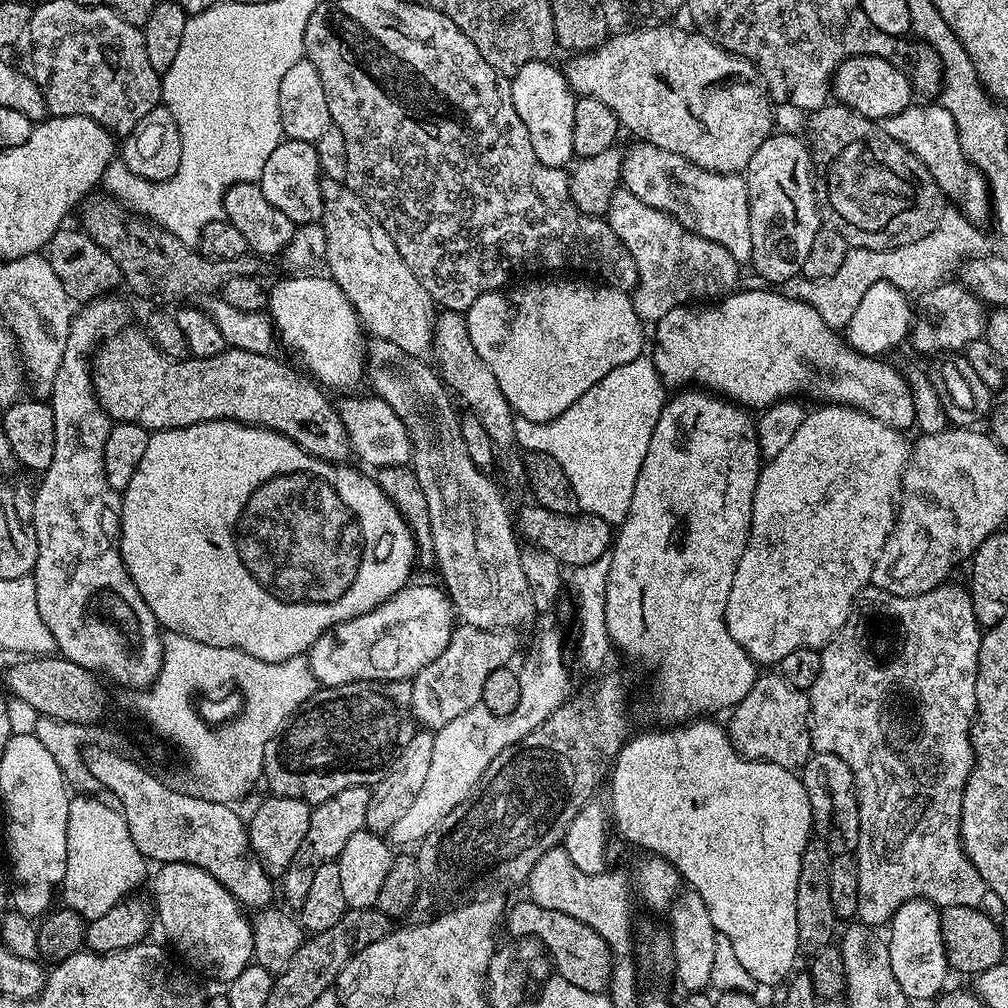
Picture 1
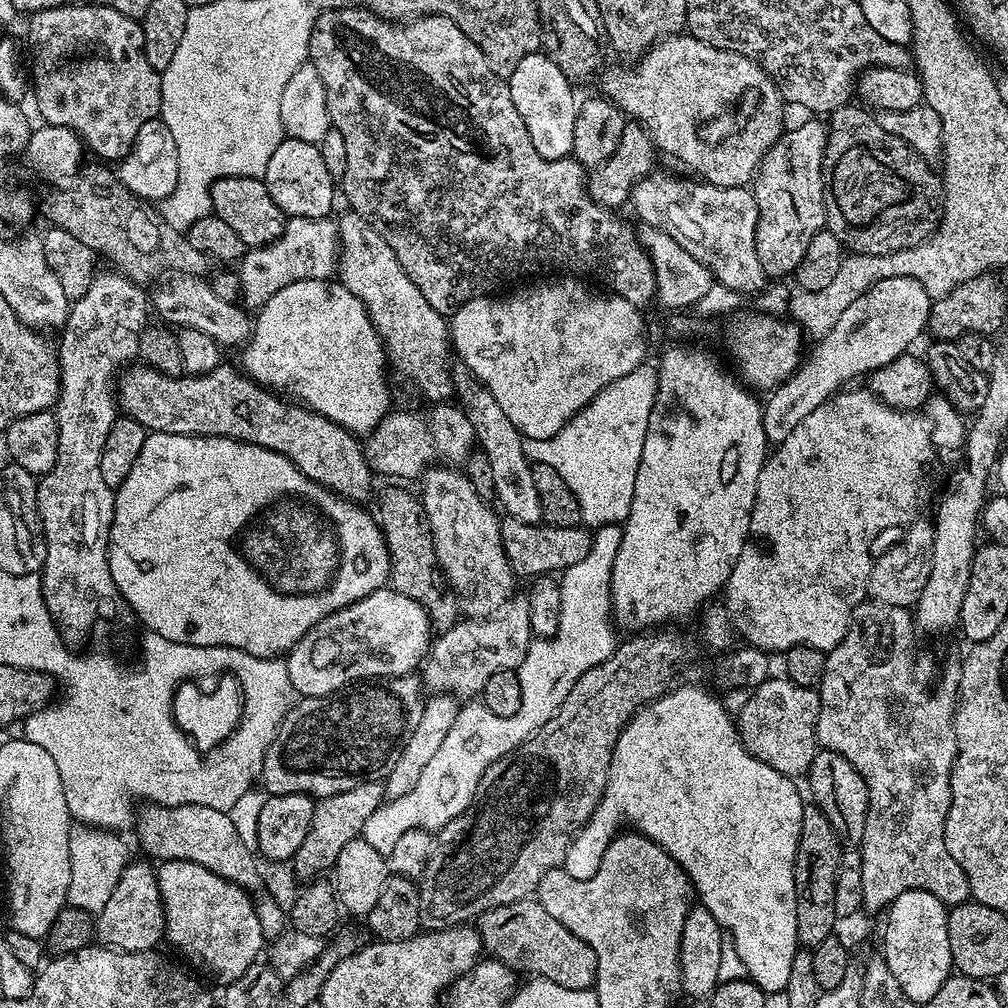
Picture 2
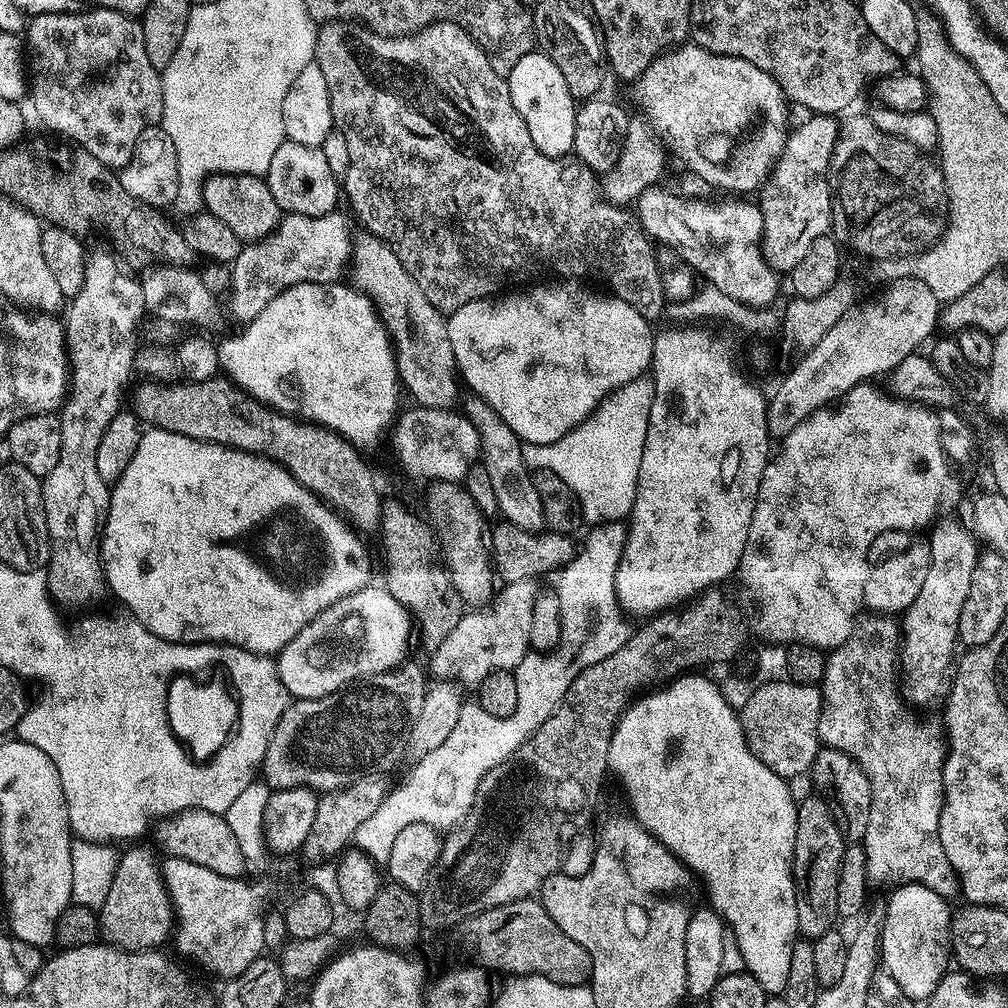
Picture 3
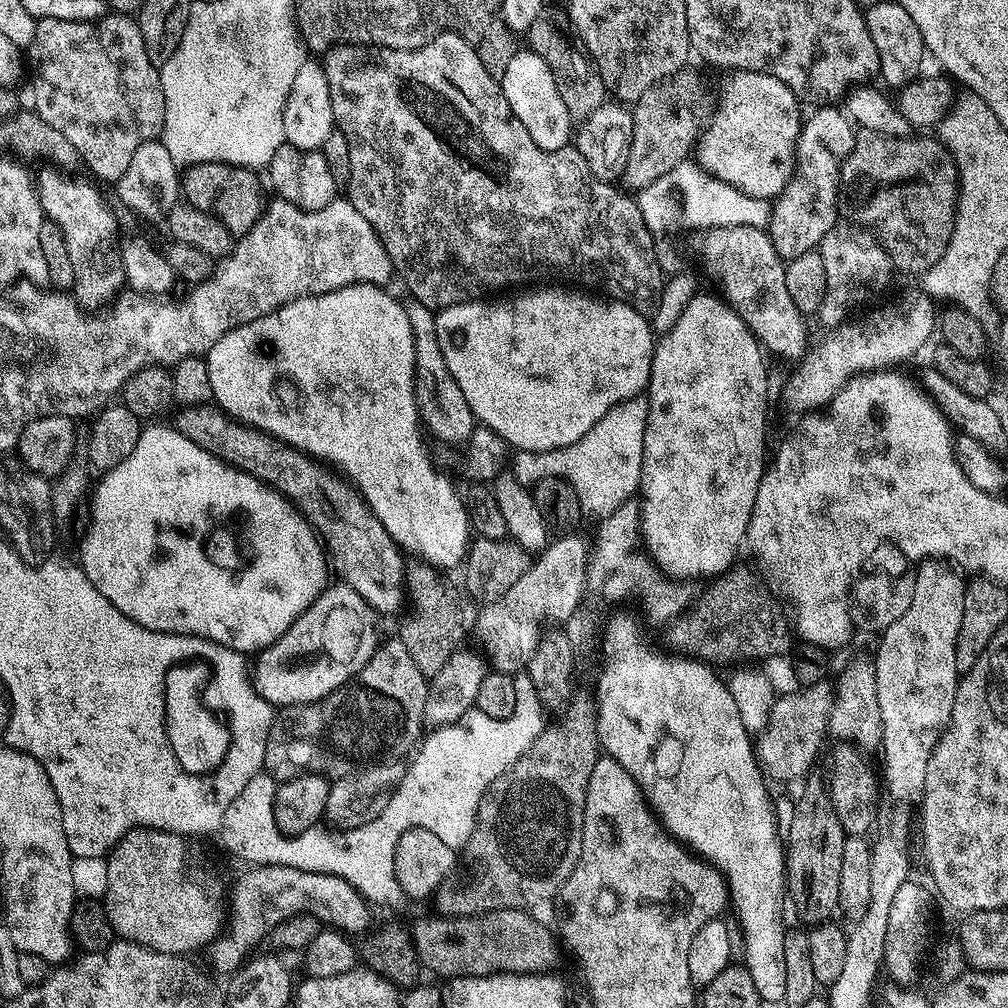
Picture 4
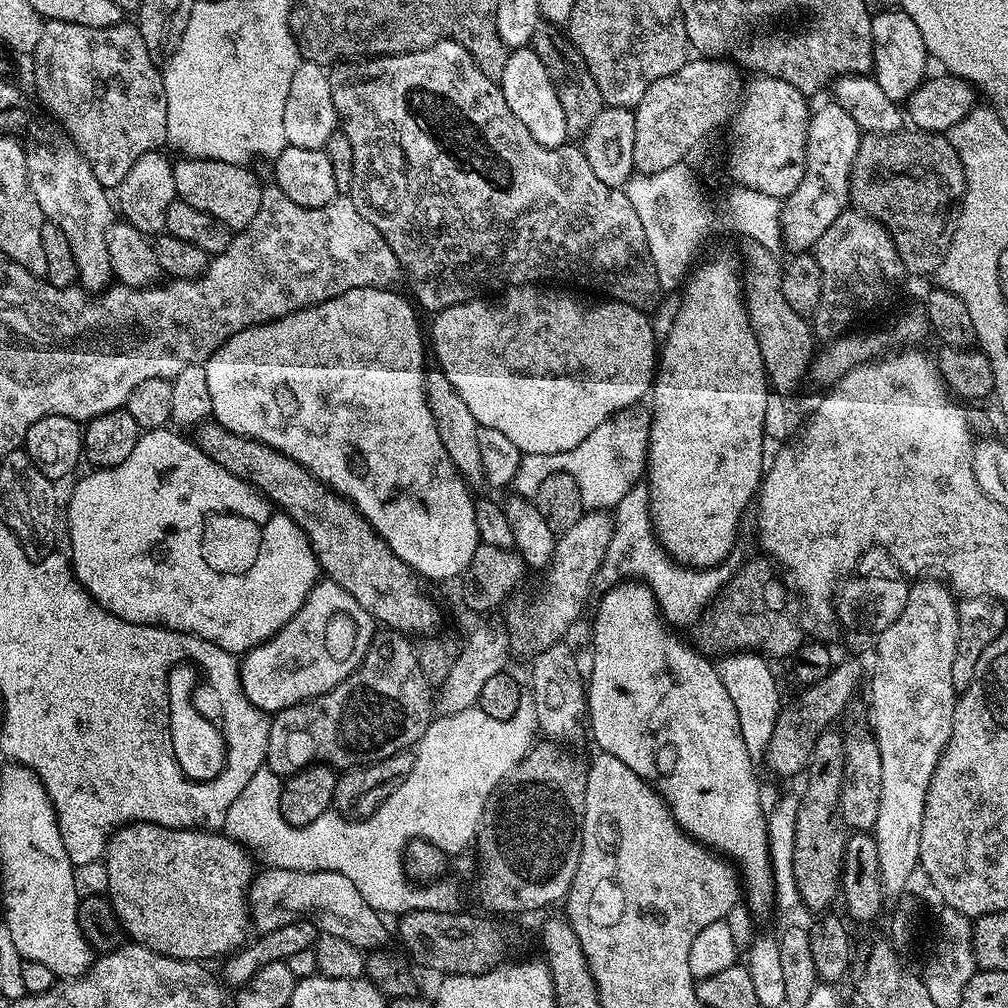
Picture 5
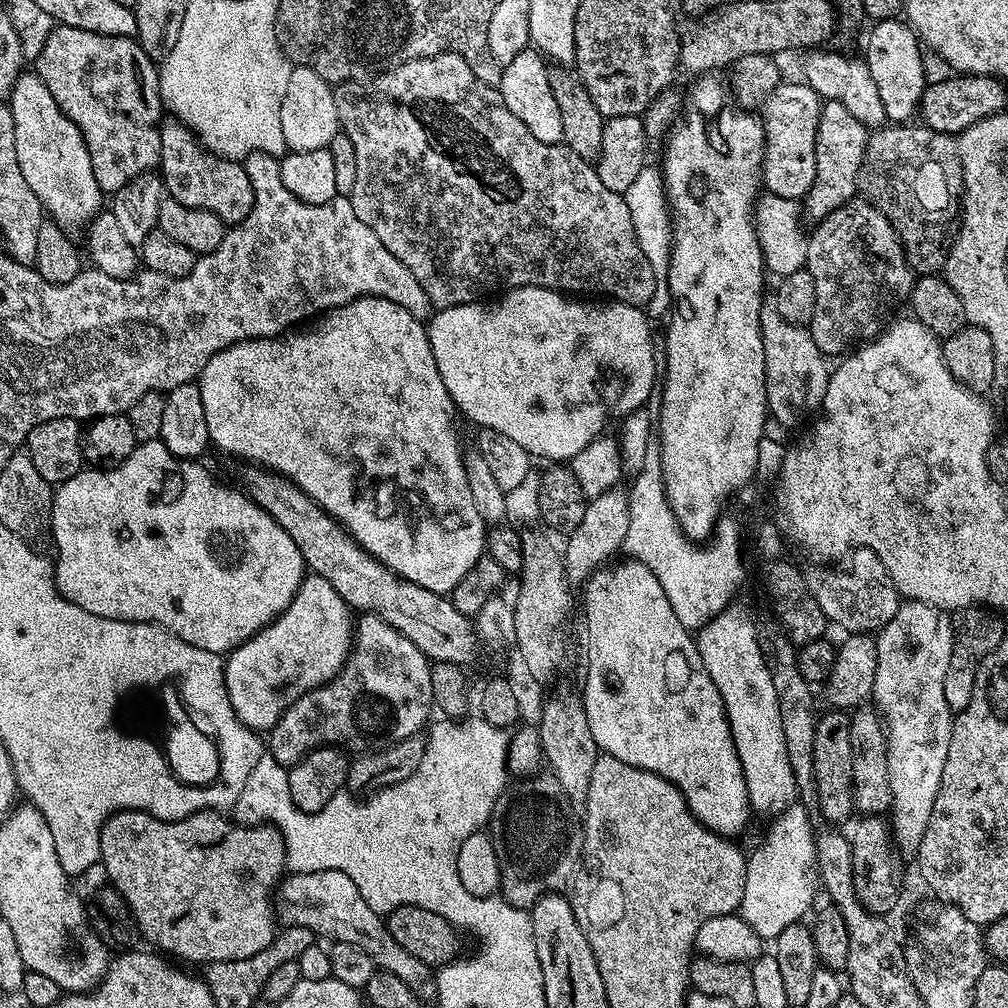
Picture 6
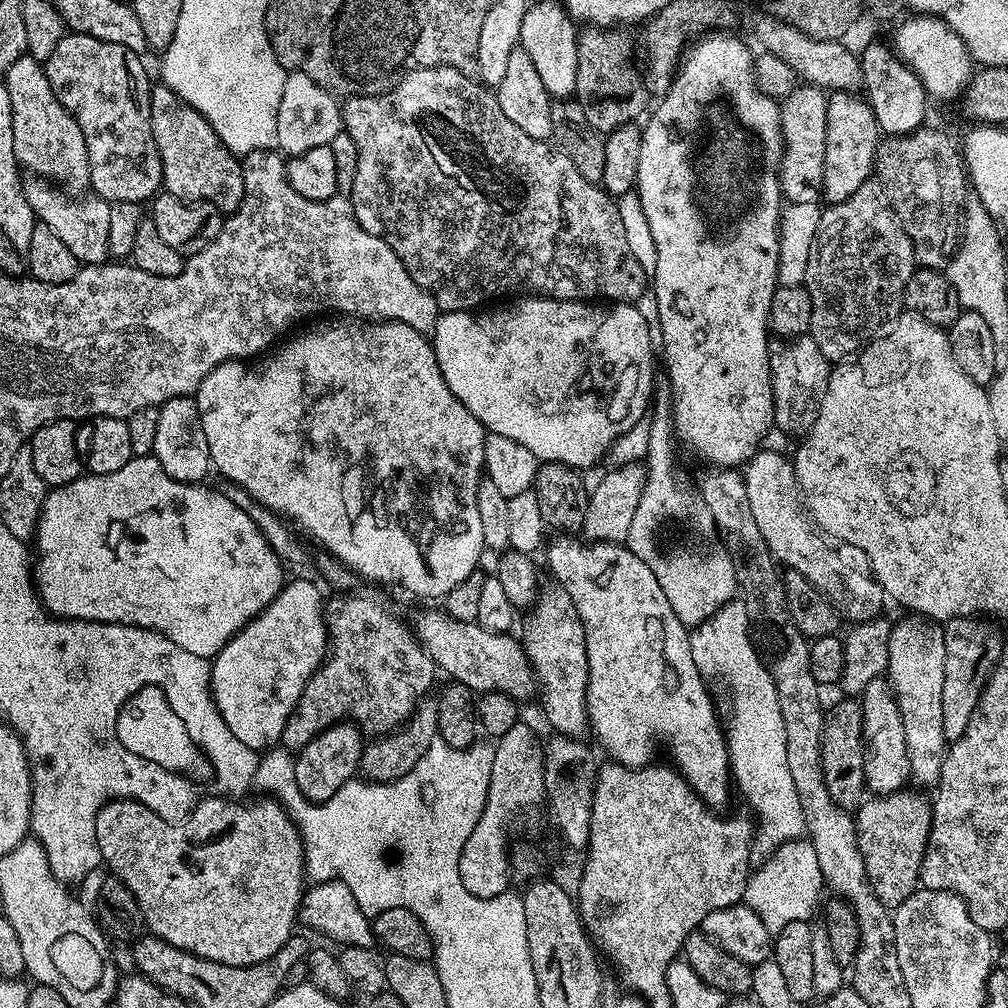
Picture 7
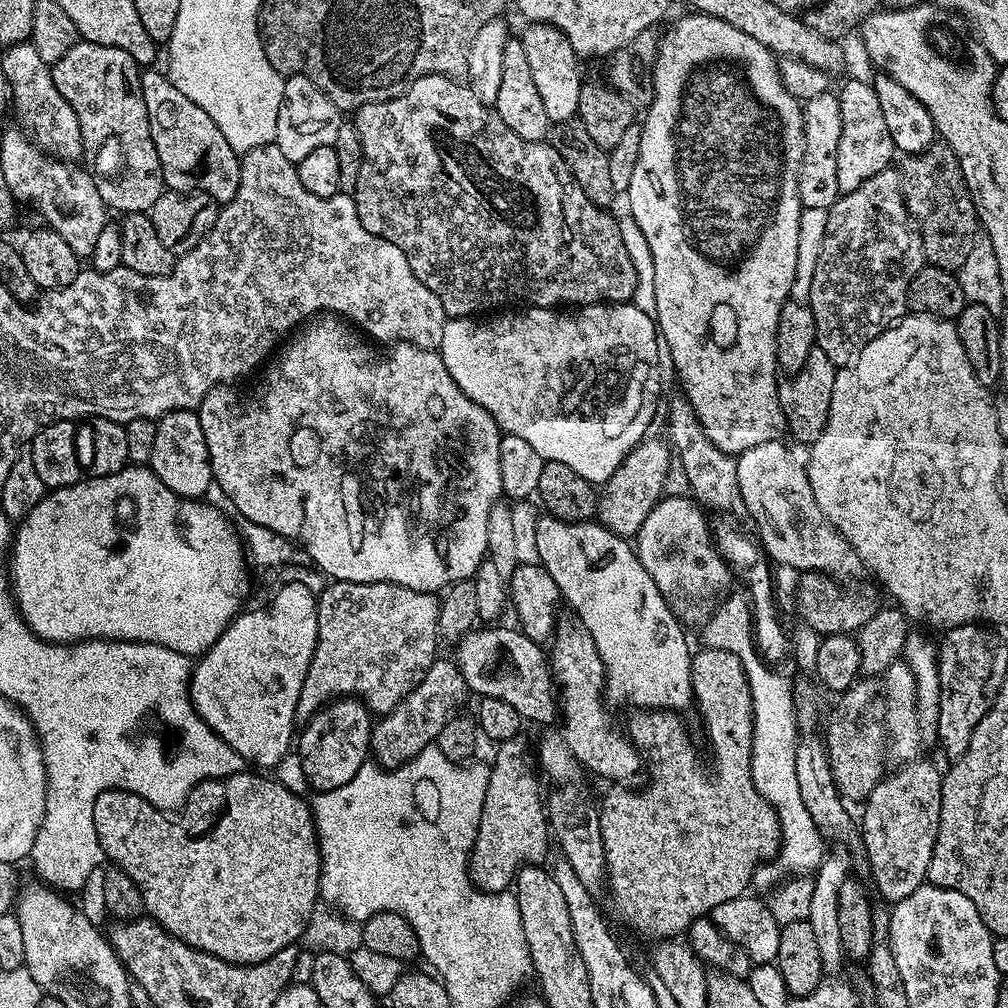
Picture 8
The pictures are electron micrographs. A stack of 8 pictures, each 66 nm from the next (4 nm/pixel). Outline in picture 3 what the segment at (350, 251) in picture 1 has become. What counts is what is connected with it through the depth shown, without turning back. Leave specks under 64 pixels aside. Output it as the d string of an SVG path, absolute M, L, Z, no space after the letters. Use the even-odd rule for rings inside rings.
M375 238L369 241L369 244L359 243L355 247L350 270L356 274L355 287L371 298L394 341L396 368L400 371L403 391L407 395L409 392L421 408L433 408L439 412L455 409L456 399L457 404L461 399L462 384L456 371L454 350L450 350L445 313L427 301L426 294L406 273L389 245Z

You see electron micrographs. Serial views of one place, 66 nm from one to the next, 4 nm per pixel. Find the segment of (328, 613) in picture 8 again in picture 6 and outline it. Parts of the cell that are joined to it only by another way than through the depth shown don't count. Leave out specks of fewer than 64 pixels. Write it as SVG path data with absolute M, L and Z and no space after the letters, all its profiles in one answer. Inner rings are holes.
M371 614L361 615L354 624L352 652L348 655L347 662L341 666L340 673L322 686L302 694L302 698L298 698L280 715L278 722L267 733L266 752L278 763L291 766L316 748L353 748L353 753L356 754L363 754L369 750L380 752L383 748L389 748L417 735L429 723L428 715L434 712L431 694L432 667L428 657L422 654L422 650L418 650L418 646L414 646L410 638L398 634L394 626Z

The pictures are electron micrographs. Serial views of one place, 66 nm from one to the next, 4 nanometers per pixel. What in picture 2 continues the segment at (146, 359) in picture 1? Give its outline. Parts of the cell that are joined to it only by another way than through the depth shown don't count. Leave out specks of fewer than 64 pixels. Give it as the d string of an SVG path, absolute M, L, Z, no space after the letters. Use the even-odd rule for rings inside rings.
M143 362L133 363L123 369L118 380L119 411L141 424L148 432L183 436L225 436L231 440L245 440L247 444L257 444L281 452L303 476L314 483L343 496L345 500L364 502L372 492L374 473L368 466L368 457L364 455L361 441L356 441L359 439L341 424L335 424L316 412L281 398L277 393L257 384L239 367L236 368L231 368L228 362L224 362L220 367L201 376L168 376Z

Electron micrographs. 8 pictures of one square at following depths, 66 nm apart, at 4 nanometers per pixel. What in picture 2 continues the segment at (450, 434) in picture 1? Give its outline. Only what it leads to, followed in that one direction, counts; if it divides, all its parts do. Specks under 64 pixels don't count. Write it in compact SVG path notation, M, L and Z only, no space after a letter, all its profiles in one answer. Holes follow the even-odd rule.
M433 466L425 471L422 483L423 506L433 532L439 569L447 587L458 597L469 617L491 617L507 605L514 592L512 565L508 563L500 541L501 517L492 513L493 505L483 500L467 475L455 467Z

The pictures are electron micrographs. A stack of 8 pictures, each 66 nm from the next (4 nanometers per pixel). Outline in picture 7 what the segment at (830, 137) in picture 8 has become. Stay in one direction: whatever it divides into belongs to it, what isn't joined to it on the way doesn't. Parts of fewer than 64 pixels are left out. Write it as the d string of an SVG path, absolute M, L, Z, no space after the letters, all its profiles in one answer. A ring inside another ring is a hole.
M798 86L782 100L782 123L784 125L784 160L780 163L780 190L788 204L798 202L817 203L824 190L824 151L828 138L826 118L828 114L828 96L825 89L815 86Z

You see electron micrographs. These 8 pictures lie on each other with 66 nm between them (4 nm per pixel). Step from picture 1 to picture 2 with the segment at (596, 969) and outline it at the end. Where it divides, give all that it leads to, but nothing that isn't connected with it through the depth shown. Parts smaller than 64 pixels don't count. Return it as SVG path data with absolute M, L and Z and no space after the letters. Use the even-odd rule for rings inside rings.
M535 898L510 902L506 906L492 908L478 917L478 931L483 951L491 959L504 963L517 973L532 972L533 977L558 982L566 990L591 989L596 982L594 950L582 942L558 918L542 910Z

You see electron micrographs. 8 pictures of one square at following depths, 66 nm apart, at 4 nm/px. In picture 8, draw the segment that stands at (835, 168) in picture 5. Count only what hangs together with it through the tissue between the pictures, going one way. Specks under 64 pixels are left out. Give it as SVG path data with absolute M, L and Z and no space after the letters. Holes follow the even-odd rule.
M867 79L846 81L838 88L838 95L842 112L842 138L838 140L836 161L838 186L841 193L845 193L858 190L866 178L874 178L874 174L890 167L897 150L894 138L890 138L890 130L886 127L886 114L882 114L882 106L878 106L878 94Z

